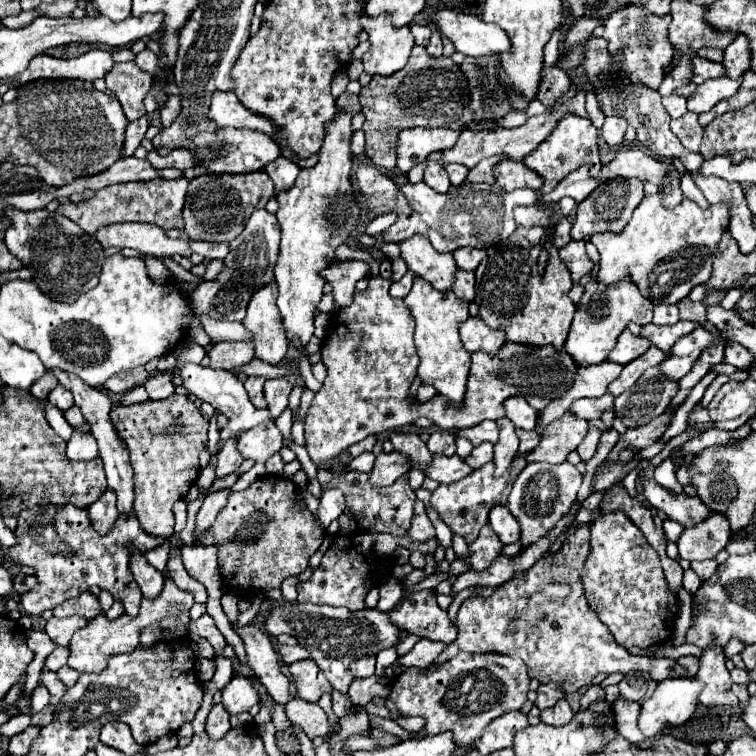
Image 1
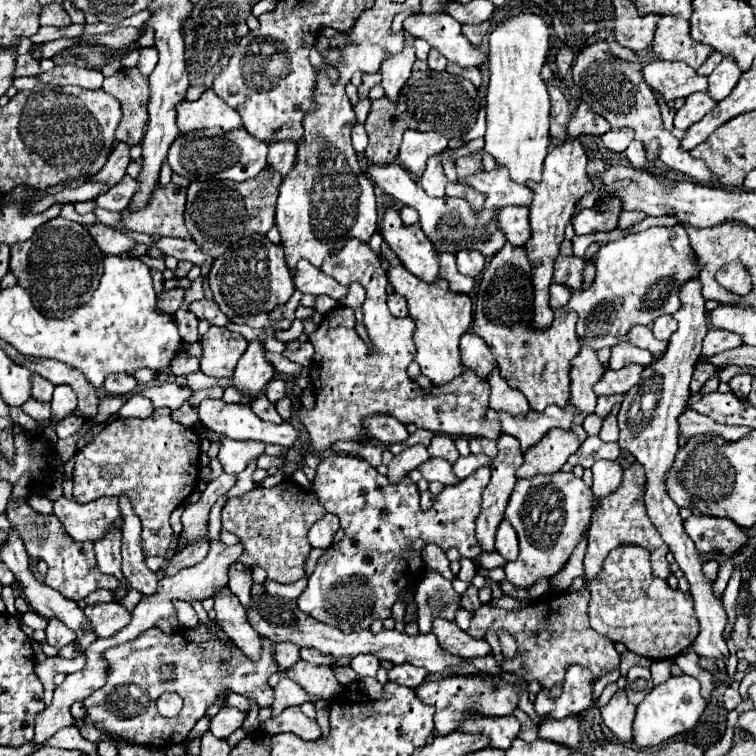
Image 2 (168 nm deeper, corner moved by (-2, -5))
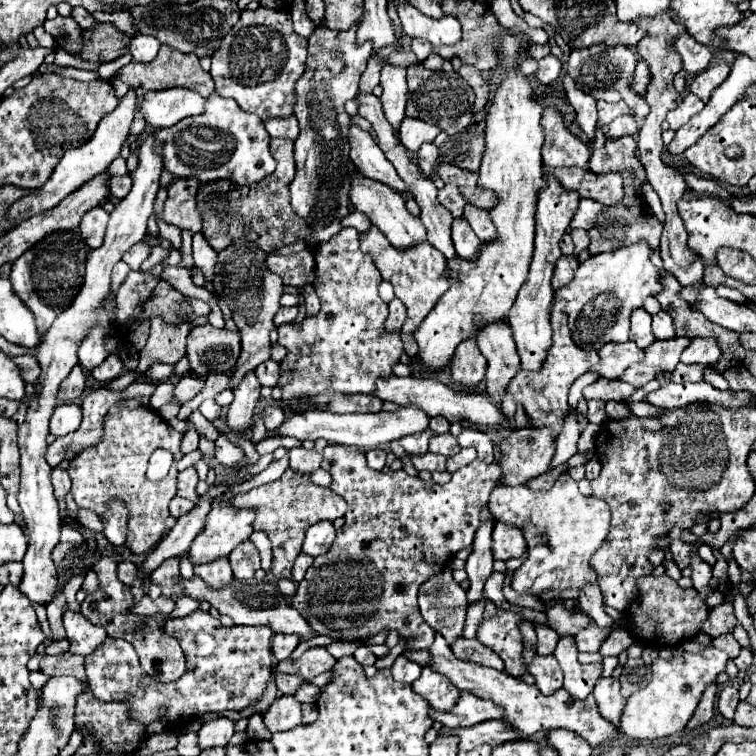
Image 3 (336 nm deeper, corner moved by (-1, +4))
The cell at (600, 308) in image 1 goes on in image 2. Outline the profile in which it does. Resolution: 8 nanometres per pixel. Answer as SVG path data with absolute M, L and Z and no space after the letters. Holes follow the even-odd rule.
M581 346L579 356L573 362L573 370L571 370L571 406L577 410L577 416L571 424L571 432L577 434L579 442L585 442L587 432L583 430L583 420L595 412L595 404L597 404L597 396L591 390L595 382L599 382L603 376L603 366L597 360L597 352Z

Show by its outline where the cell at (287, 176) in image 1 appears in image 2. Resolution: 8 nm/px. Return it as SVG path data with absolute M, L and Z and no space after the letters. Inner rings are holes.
M273 142L269 144L269 164L287 176L287 172L295 164L295 154L297 154L297 144L295 142Z

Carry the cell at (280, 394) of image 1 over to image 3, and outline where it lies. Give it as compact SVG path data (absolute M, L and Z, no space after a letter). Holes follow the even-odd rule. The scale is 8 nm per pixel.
M266 361L262 365L256 367L256 375L258 375L258 381L266 387L276 387L278 385L278 377L280 377L280 363L276 361Z

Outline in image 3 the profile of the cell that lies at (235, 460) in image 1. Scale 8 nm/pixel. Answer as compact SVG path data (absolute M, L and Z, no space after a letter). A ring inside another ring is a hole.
M204 497L190 513L178 517L176 525L164 535L164 539L158 543L158 547L142 563L140 575L152 573L158 565L162 565L162 561L176 557L180 553L186 553L190 549L194 537L204 529L206 517L210 513L210 505L212 505L212 499Z

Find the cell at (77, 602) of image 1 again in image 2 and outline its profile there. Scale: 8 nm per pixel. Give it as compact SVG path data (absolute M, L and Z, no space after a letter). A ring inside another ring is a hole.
M115 602L87 606L85 614L91 620L91 626L99 638L109 638L131 622L131 612Z

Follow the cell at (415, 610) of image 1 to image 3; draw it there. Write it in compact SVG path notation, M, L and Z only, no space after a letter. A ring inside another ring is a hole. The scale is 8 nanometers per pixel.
M456 637L454 643L452 643L452 651L458 659L470 659L470 661L476 661L476 663L482 663L482 665L488 665L488 667L494 667L498 671L504 669L500 657L486 645L482 645L478 639L466 639L466 637Z

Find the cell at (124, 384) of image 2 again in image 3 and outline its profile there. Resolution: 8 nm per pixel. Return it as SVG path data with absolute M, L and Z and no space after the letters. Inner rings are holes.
M108 355L108 357L104 359L104 363L92 371L92 377L94 377L96 381L100 381L100 383L108 383L108 381L120 377L122 373L124 373L124 363L122 363L122 359L120 359L118 355Z

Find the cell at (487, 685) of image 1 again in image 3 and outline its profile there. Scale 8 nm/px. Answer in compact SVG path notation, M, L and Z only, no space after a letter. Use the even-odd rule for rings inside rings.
M430 667L422 669L422 675L418 681L414 681L414 691L420 693L436 711L450 711L460 697L460 691L456 689L454 683L446 681L440 673L434 673Z

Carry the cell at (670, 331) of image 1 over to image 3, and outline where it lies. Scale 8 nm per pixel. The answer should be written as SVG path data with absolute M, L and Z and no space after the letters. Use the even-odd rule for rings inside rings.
M636 309L630 317L630 339L640 345L640 349L646 349L650 343L656 341L652 329L650 329L652 317L644 309Z

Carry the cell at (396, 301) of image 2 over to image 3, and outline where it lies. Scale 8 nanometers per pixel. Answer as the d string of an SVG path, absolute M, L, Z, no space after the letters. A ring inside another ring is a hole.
M396 297L388 303L388 307L390 307L390 315L388 315L388 319L386 319L386 329L398 331L398 329L402 327L404 319L406 319L406 307L404 307Z

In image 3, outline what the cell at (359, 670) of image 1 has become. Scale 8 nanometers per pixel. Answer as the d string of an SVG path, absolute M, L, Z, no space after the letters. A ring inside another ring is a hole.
M360 645L360 647L356 649L356 653L354 653L354 659L356 659L360 665L364 665L364 667L366 667L366 665L374 665L378 657L376 657L368 647Z

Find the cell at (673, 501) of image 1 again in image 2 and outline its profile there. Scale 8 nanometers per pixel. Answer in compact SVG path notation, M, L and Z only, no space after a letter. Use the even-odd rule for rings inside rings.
M691 516L685 520L685 532L701 552L715 552L733 558L747 544L745 532L727 518Z

